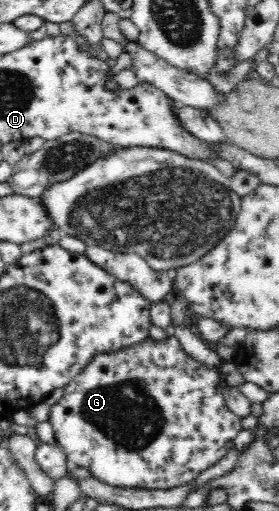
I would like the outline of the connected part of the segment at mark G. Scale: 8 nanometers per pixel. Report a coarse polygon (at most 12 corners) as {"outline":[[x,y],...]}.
{"outline":[[177,337],[97,355],[48,422],[70,466],[190,483],[242,428]]}

